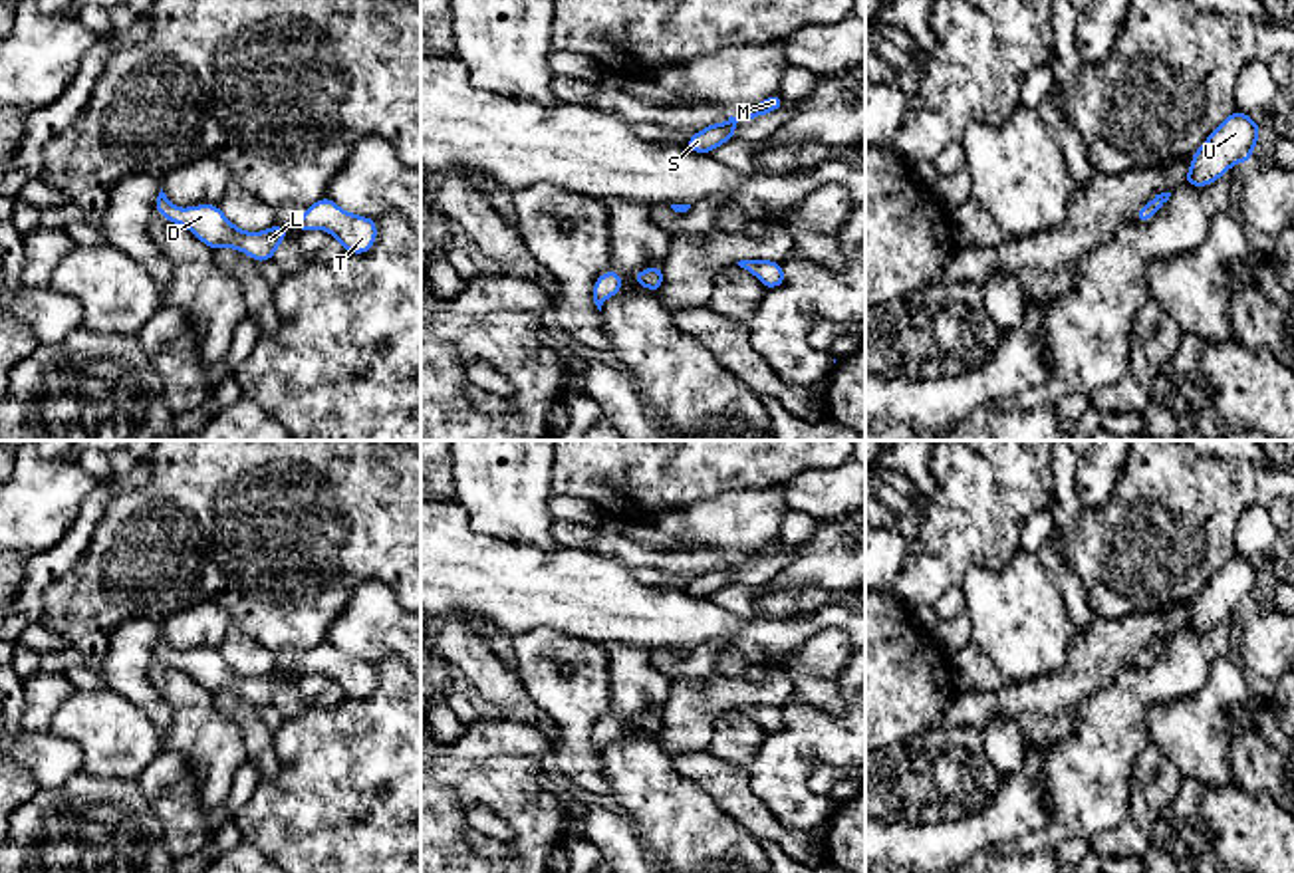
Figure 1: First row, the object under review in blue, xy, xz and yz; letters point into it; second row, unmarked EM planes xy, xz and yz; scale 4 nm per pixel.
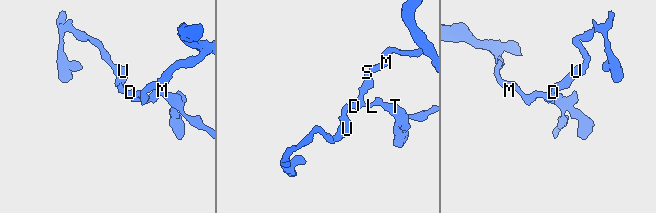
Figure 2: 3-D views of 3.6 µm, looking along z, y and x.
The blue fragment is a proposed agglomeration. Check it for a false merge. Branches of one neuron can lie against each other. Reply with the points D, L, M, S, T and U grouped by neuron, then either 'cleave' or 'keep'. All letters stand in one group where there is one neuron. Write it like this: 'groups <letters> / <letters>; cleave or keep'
groups D L M S T U; keep

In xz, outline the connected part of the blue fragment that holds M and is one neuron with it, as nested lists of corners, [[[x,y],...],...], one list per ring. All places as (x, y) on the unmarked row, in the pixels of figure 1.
[[[778,536],[766,542],[764,546],[752,550],[744,561],[730,560],[724,567],[711,567],[703,575],[691,579],[687,585],[687,593],[693,597],[712,597],[718,589],[726,587],[728,583],[734,583],[738,565],[762,561],[784,550],[786,548],[782,546],[780,536]]]

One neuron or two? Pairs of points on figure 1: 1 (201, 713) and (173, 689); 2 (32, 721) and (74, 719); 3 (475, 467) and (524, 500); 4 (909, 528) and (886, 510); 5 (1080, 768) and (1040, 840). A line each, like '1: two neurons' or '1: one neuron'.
1: one neuron
2: two neurons
3: one neuron
4: one neuron
5: one neuron

